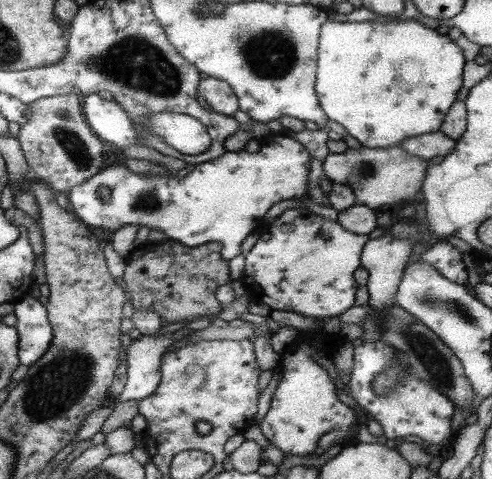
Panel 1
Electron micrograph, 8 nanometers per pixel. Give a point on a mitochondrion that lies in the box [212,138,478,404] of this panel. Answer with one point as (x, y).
(426, 353)

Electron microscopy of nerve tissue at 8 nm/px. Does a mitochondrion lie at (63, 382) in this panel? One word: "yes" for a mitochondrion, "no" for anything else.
yes

